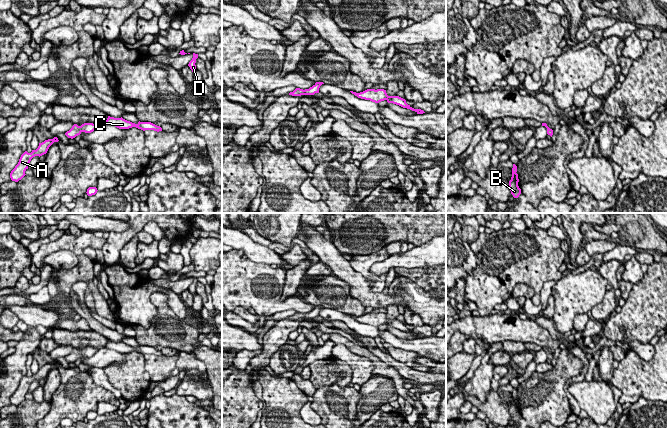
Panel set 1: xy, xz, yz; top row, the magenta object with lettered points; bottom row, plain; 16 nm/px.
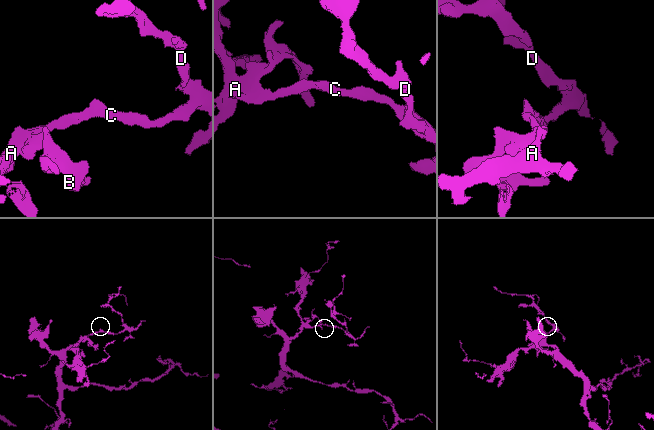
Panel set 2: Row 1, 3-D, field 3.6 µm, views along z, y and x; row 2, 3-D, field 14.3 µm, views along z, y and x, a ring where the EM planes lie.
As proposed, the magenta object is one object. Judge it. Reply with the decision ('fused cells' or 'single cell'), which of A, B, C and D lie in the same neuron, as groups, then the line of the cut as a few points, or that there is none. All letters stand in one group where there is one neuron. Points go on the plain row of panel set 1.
single cell; groups A B C D; cut none

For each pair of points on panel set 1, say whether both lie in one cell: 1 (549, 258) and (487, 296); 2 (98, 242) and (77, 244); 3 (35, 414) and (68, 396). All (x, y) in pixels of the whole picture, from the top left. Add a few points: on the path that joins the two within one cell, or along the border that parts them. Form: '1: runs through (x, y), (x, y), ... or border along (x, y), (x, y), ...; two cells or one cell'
1: runs through (533, 258), (503, 286); one cell
2: runs through (93, 242), (82, 242); one cell
3: border along (50, 402), (50, 410), (43, 417); two cells

